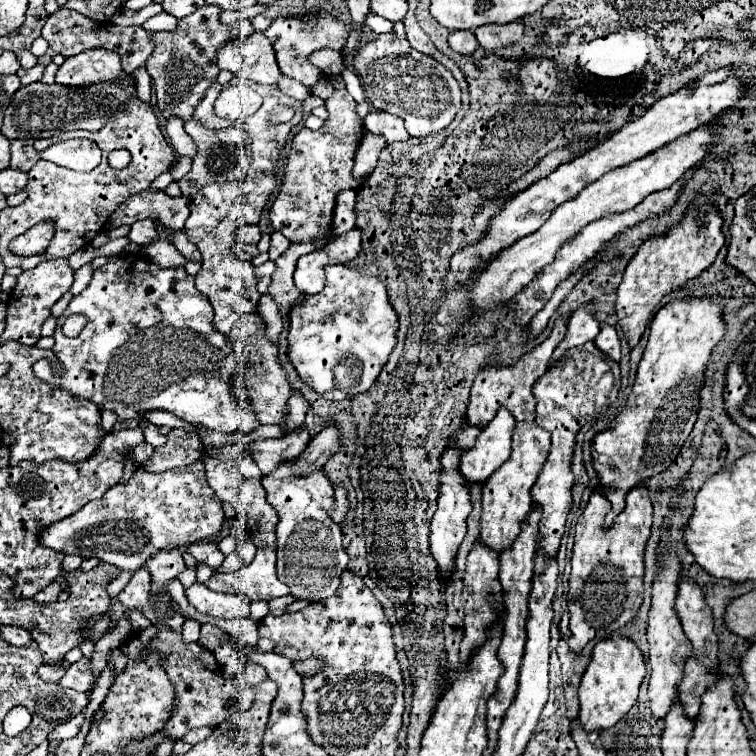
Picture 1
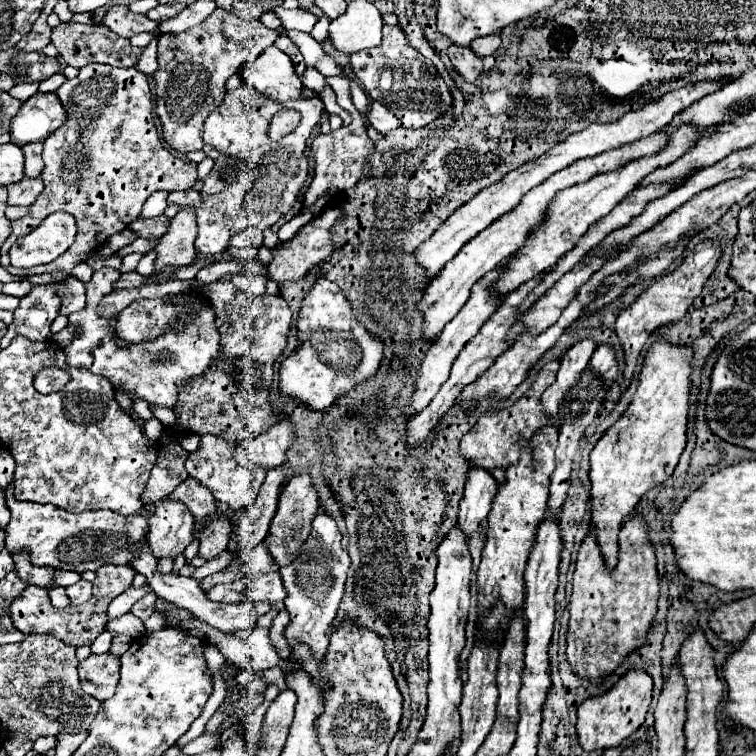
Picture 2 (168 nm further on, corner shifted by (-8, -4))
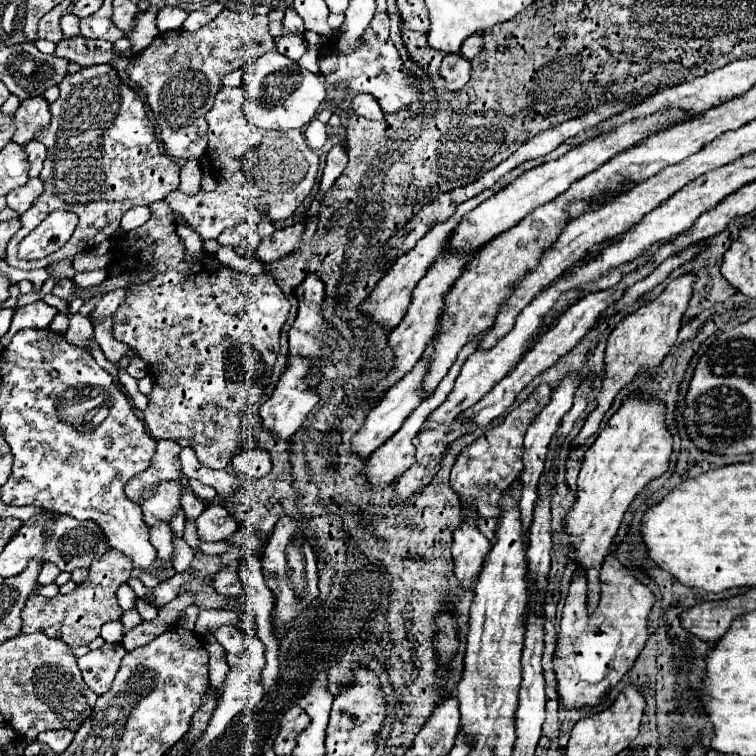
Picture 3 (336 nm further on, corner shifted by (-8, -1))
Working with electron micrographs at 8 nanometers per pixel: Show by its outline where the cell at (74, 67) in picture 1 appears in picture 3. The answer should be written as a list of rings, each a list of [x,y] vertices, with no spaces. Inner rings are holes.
[[[112,65],[82,67],[78,73],[66,75],[58,87],[60,97],[50,105],[52,121],[46,129],[36,133],[36,139],[48,149],[44,169],[40,171],[44,193],[36,197],[24,215],[20,215],[22,227],[6,247],[6,263],[24,271],[44,269],[54,261],[74,257],[76,253],[112,239],[128,209],[160,201],[170,191],[178,189],[180,183],[180,165],[162,153],[154,125],[146,117],[144,99],[120,79]],[[56,209],[66,209],[78,215],[80,221],[72,239],[44,259],[18,259],[18,243]]]

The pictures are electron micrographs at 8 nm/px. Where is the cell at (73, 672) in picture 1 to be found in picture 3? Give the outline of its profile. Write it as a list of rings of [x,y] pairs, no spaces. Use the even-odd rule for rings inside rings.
[[[104,643],[100,649],[94,649],[78,659],[82,677],[96,695],[102,695],[110,689],[124,655],[126,649],[120,643]]]

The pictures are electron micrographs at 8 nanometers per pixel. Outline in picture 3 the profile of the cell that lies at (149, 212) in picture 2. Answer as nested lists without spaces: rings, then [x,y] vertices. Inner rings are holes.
[[[146,205],[134,207],[134,209],[130,209],[130,211],[122,217],[120,227],[122,227],[124,231],[132,231],[132,229],[142,227],[146,219],[150,219],[150,207],[146,207]]]

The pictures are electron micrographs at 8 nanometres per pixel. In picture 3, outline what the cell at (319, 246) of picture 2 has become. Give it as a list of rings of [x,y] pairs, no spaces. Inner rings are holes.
[[[296,223],[292,227],[274,231],[274,235],[262,239],[260,247],[256,249],[256,257],[262,263],[274,263],[286,255],[292,255],[302,245],[304,231],[306,231],[304,223]]]

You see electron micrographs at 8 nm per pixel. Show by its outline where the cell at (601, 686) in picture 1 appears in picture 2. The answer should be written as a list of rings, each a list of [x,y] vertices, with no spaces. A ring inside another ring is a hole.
[[[644,670],[628,672],[610,692],[606,692],[604,696],[590,698],[578,708],[578,722],[576,722],[578,744],[582,746],[584,752],[616,748],[644,724],[650,702],[652,702],[652,678]]]

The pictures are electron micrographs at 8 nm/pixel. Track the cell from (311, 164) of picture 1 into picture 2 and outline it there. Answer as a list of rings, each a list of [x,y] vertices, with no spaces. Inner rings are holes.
[[[358,110],[350,114],[352,114],[350,126],[342,126],[338,130],[332,130],[330,134],[320,134],[312,142],[312,158],[316,162],[316,170],[304,196],[304,204],[302,204],[304,208],[308,208],[310,204],[314,204],[316,198],[322,198],[326,194],[334,198],[334,194],[340,194],[346,188],[352,188],[362,176],[370,176],[370,166],[366,164],[366,156],[370,156],[370,152],[374,150],[374,142],[366,134],[362,114]]]

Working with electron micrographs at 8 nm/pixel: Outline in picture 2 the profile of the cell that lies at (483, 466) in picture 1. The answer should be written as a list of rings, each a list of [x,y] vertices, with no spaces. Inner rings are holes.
[[[472,468],[468,472],[466,488],[464,488],[464,498],[460,500],[460,512],[458,512],[458,528],[462,530],[464,536],[472,536],[480,522],[488,516],[492,500],[498,492],[496,480],[488,474],[482,472],[482,468]]]

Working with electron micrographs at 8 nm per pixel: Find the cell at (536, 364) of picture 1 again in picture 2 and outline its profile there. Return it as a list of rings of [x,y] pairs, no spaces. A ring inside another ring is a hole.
[[[548,362],[538,372],[538,378],[530,386],[530,390],[512,408],[500,410],[500,412],[494,412],[494,410],[486,412],[476,422],[476,426],[460,440],[458,452],[470,464],[470,468],[484,468],[486,472],[490,472],[496,478],[498,484],[506,482],[506,468],[520,460],[520,450],[530,442],[536,428],[542,428],[542,424],[546,422],[546,416],[544,416],[542,404],[540,404],[540,396],[550,384],[554,384],[558,368],[560,368],[558,362]]]

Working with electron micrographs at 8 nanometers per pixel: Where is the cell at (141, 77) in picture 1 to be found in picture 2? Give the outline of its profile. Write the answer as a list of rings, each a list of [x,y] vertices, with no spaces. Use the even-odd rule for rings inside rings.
[[[156,28],[156,30],[154,30],[154,38],[152,38],[152,42],[150,42],[146,48],[142,48],[140,60],[138,60],[138,64],[134,66],[136,70],[144,72],[146,76],[152,76],[154,70],[158,68],[158,62],[156,62],[156,36],[158,36],[158,34],[160,34],[160,30]]]

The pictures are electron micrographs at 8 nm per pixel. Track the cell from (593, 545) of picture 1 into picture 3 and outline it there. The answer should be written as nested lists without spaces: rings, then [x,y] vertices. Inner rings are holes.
[[[616,553],[606,555],[600,575],[602,599],[594,613],[588,613],[588,583],[584,569],[574,575],[562,611],[554,671],[558,679],[558,695],[564,707],[598,705],[600,697],[632,667],[648,639],[648,617],[656,603],[654,593],[620,563]]]

